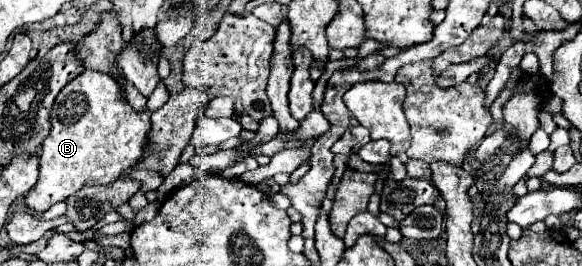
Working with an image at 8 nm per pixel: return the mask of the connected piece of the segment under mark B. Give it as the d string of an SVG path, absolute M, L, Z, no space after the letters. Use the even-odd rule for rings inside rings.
M86 69L58 93L50 111L52 129L46 141L42 141L40 179L34 189L22 197L22 203L30 211L44 213L86 185L108 185L144 155L150 111L134 111L118 91L120 87L110 75Z

